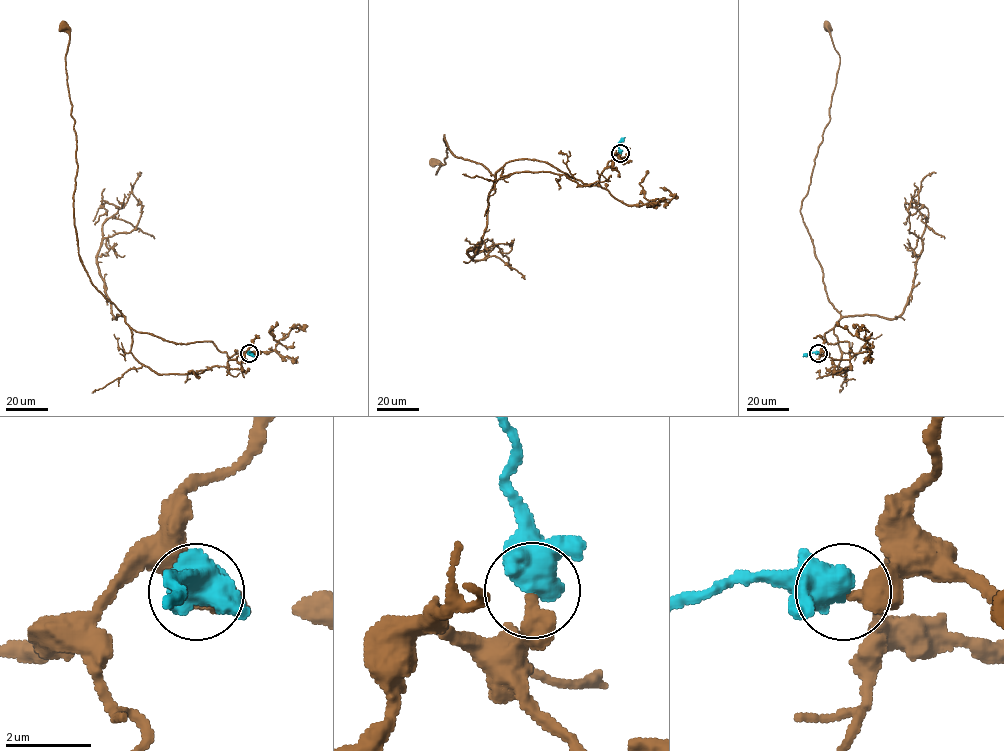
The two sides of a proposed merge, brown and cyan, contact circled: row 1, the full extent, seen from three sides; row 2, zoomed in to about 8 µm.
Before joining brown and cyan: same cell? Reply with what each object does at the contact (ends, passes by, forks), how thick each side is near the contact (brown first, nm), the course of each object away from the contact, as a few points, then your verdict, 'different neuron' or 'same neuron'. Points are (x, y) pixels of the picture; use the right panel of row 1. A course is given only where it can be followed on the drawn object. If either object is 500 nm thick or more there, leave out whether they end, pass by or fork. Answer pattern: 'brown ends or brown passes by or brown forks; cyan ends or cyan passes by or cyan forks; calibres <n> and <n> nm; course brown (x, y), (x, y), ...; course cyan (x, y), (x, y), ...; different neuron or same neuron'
calibres 360 and 600 nm; course brown (818, 353), (843, 359), (851, 351), (848, 341), (825, 340), (840, 314), (800, 212), (840, 62), (828, 26); course cyan (818, 353), (803, 356); same neuron

